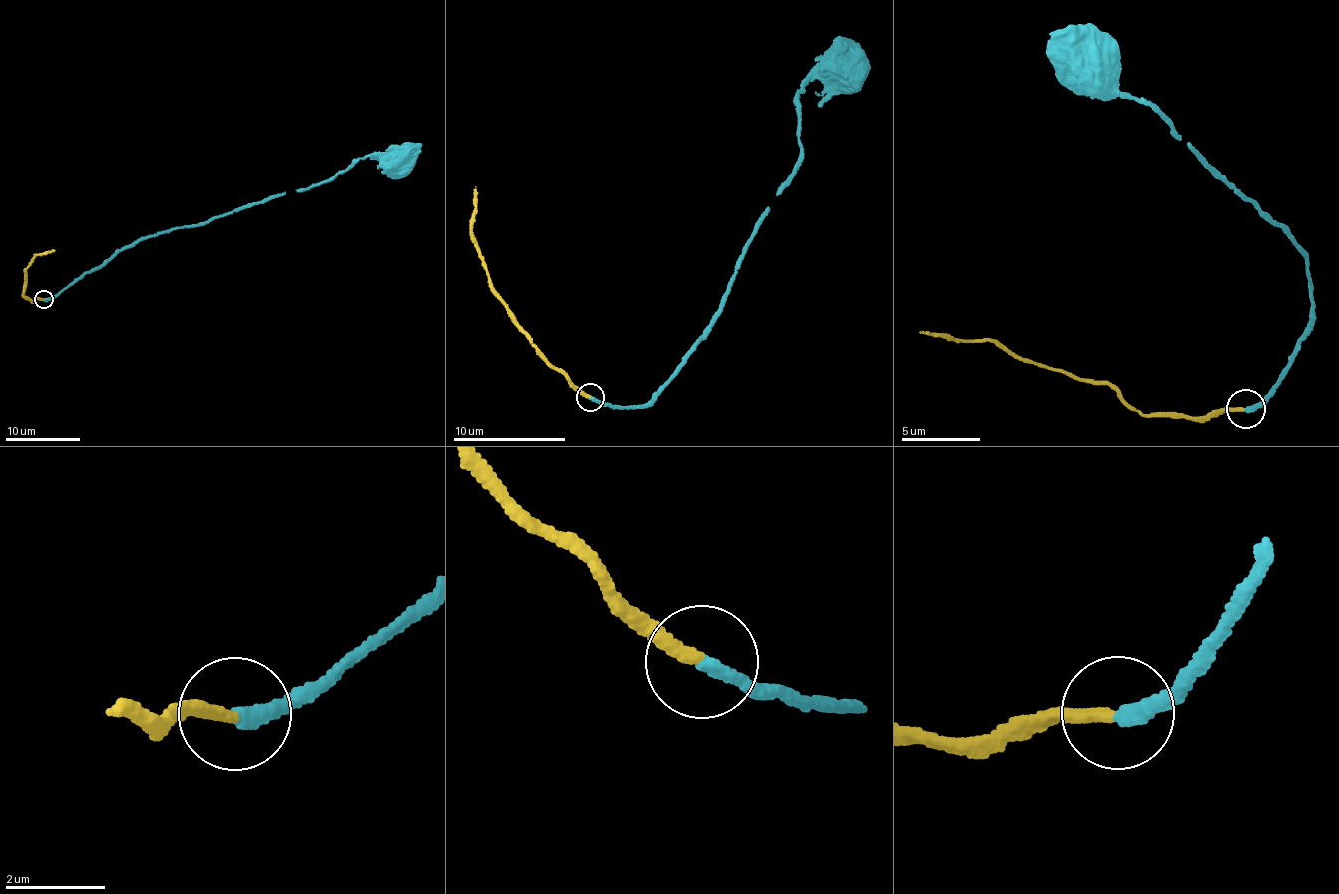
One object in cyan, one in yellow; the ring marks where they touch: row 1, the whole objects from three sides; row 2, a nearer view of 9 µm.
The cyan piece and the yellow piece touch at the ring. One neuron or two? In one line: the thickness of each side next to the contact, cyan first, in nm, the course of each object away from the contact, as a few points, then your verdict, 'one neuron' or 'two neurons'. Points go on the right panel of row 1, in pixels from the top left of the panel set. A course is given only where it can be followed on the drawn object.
300 nm thick on the cyan side, 240 nm on the other; cyan runs (1246, 408), (1272, 397), (1316, 322), (1303, 256), (1152, 102), (1114, 97), (1083, 63); yellow runs (1246, 408), (1193, 418), (1145, 415), (1106, 384), (1085, 383), (1039, 364), (1014, 359), (989, 343), (920, 331); one neuron

